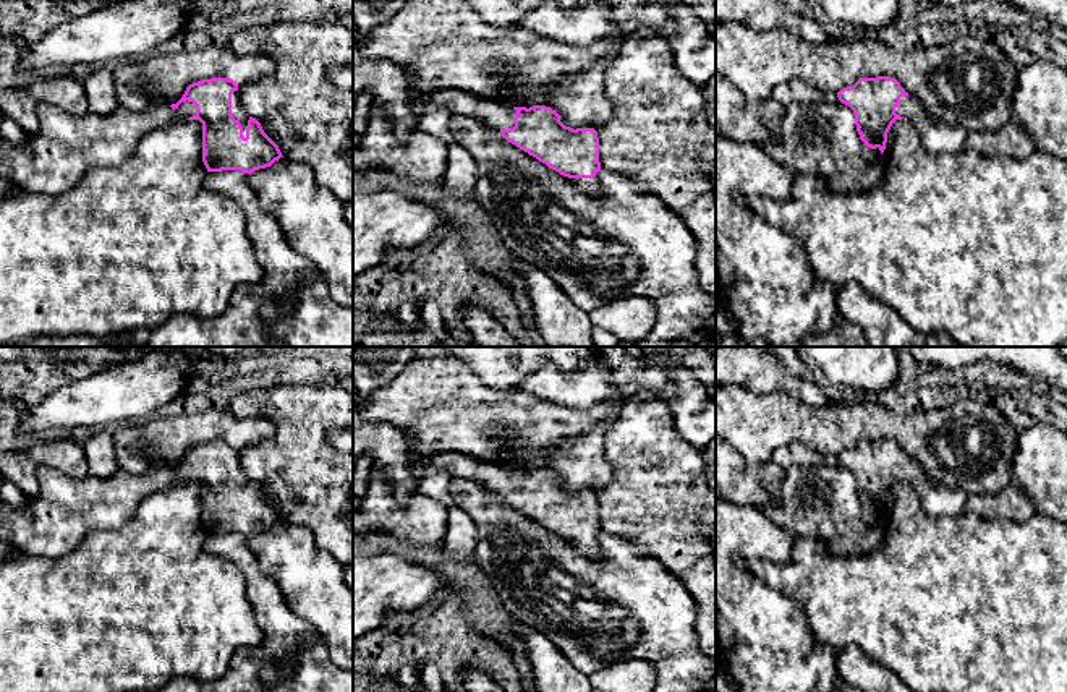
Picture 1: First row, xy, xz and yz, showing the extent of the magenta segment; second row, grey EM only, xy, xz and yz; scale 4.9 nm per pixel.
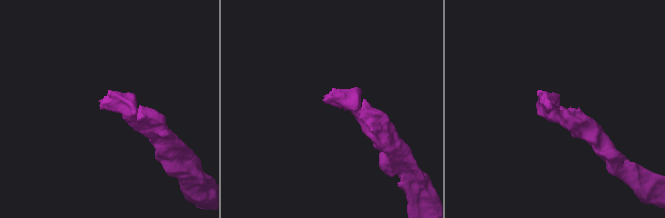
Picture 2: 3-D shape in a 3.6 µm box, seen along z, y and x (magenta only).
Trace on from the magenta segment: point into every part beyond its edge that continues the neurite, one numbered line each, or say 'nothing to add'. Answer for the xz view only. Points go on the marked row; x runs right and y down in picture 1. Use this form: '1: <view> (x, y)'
1: xz (494, 114)

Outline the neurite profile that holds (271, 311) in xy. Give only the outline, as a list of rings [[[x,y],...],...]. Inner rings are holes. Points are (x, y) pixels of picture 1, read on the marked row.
[[[275,300],[272,301],[266,301],[261,308],[259,308],[259,314],[264,321],[267,323],[275,323],[278,319],[282,319],[287,313],[287,305],[285,303],[278,303]]]

